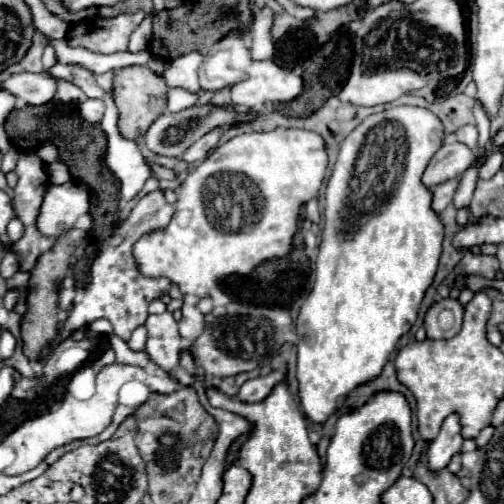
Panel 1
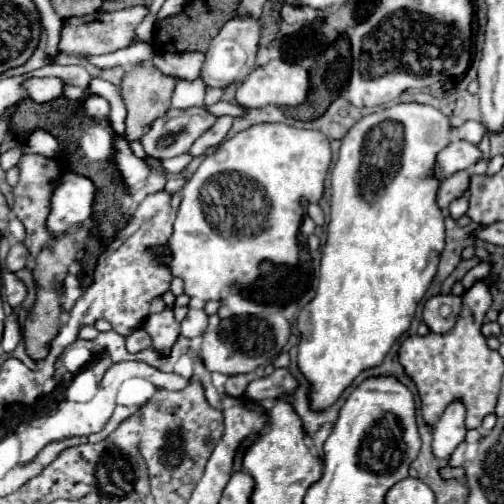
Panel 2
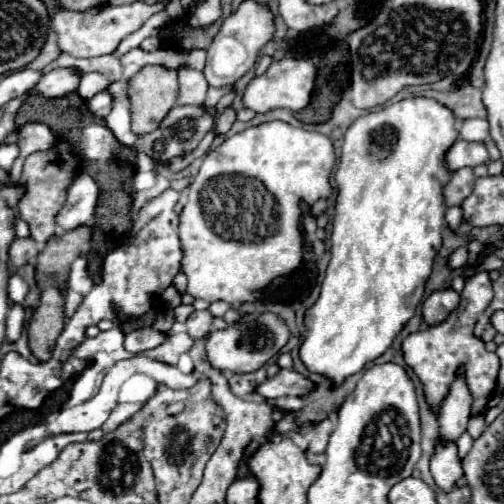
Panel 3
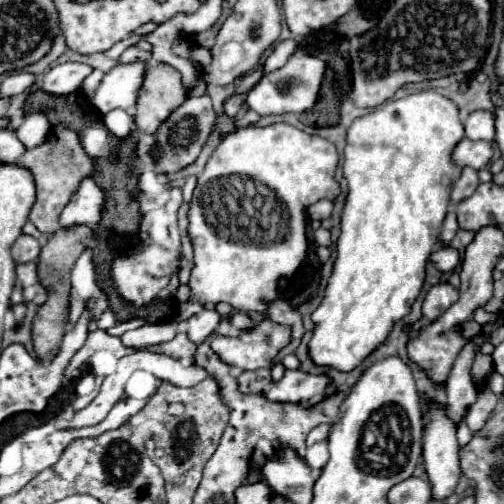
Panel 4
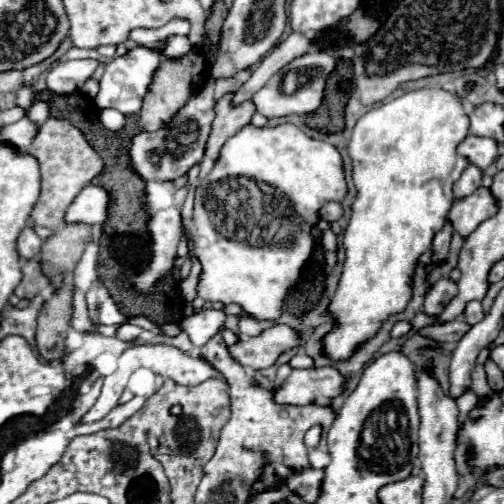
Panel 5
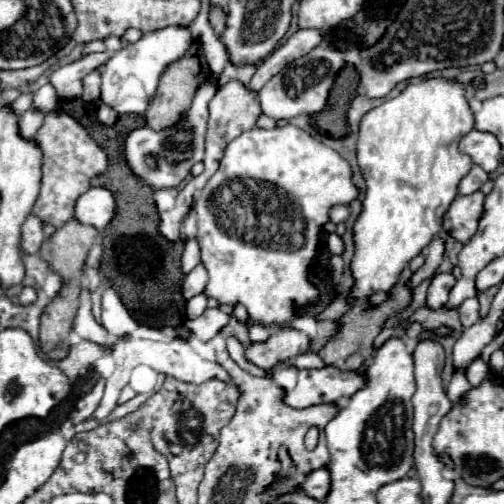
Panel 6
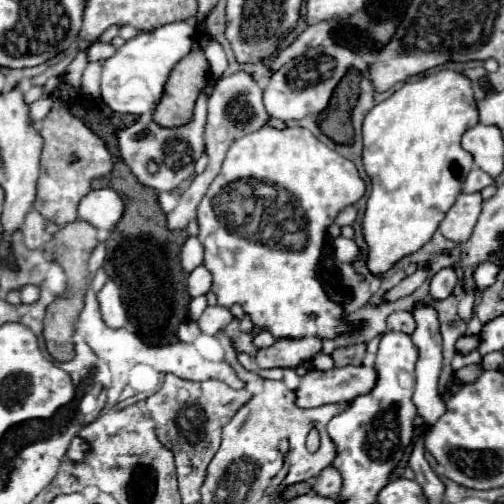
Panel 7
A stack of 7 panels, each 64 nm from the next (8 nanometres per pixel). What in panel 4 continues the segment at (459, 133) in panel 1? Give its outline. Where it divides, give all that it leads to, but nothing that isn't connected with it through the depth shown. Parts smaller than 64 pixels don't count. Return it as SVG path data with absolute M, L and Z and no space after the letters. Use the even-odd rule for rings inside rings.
M492 110L488 112L470 112L464 118L464 128L466 128L466 138L470 140L494 140L496 136L496 114Z

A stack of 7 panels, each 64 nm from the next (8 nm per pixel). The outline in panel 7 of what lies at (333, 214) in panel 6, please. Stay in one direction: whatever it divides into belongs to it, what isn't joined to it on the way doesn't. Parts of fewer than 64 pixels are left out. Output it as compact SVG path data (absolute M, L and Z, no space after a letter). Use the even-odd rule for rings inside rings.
M348 206L348 208L344 208L344 210L338 214L336 224L338 224L338 226L350 226L350 224L356 222L356 218L358 218L358 210L356 210L354 206Z

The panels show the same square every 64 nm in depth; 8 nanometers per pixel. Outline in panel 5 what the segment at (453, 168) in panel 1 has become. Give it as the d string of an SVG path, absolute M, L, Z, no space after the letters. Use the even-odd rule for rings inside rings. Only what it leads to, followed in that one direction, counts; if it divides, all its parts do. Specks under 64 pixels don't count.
M468 136L458 144L458 154L466 156L470 164L486 170L498 158L498 142L484 136Z

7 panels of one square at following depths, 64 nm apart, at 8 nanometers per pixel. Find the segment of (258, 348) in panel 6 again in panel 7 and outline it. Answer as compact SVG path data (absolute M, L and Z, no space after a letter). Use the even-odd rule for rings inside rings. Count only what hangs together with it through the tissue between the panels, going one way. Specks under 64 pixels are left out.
M320 338L278 340L274 346L258 350L258 356L254 360L260 364L260 368L300 368L318 352L322 352Z

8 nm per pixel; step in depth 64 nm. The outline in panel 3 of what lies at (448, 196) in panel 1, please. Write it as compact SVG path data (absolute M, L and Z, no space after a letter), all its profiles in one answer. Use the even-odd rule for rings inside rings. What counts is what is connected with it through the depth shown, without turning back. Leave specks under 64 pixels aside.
M460 168L452 174L450 182L444 186L446 206L460 206L466 196L472 194L472 184L476 182L472 168Z

